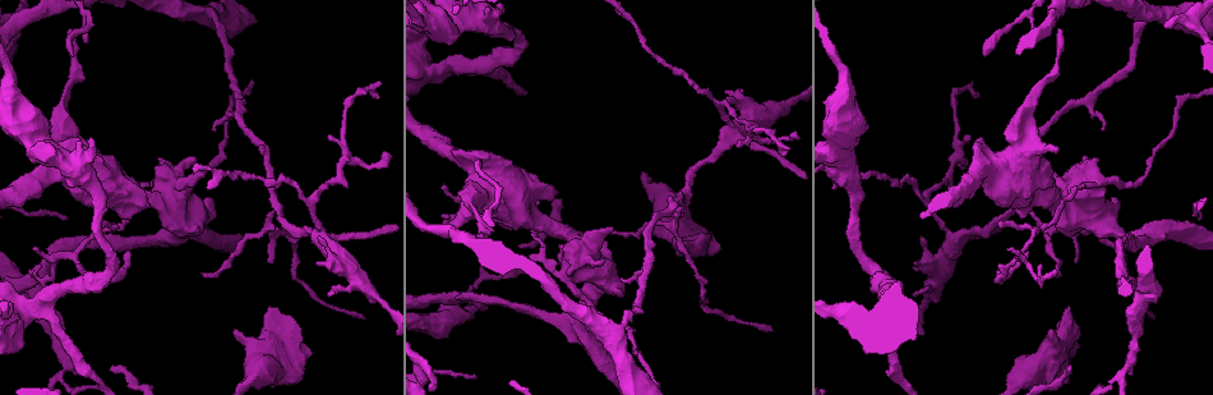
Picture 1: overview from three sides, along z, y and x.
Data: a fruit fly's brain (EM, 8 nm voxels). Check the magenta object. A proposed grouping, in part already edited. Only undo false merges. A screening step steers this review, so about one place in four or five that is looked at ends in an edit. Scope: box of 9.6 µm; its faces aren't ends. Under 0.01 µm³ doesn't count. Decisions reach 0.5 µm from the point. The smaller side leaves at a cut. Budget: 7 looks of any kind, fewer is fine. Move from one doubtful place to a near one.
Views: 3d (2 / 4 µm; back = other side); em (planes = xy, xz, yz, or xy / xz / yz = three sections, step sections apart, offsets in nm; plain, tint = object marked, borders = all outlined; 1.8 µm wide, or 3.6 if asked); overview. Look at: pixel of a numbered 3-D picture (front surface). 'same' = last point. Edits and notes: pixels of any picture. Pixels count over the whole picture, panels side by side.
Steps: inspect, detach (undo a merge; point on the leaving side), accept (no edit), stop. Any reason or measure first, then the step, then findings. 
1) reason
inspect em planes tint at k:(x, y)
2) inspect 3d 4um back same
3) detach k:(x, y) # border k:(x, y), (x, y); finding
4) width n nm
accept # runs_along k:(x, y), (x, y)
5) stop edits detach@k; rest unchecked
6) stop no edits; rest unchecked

three-way junction
inspect em planes tint at 1:(1016, 260)

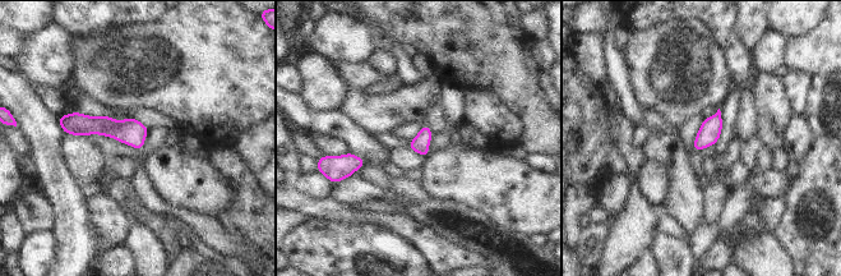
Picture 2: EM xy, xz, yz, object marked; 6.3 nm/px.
accept # continuous, no second neuron

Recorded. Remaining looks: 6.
sharp bend
inspect 3d 4um back at 1:(1089, 184)

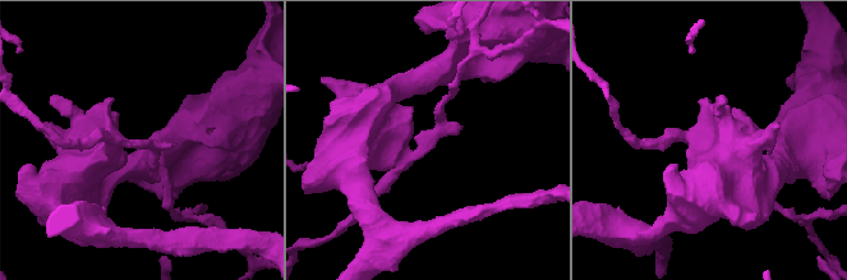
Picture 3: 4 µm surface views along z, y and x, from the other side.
shape alone is not enough
inspect em 3.6um planes plain at 3:(426, 137)

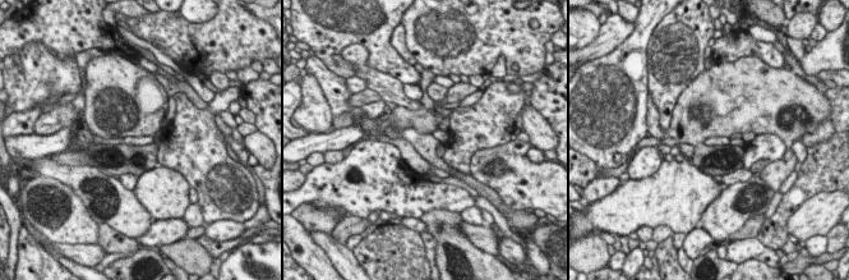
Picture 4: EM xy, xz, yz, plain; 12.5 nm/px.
inspect em 3.6um planes tint same

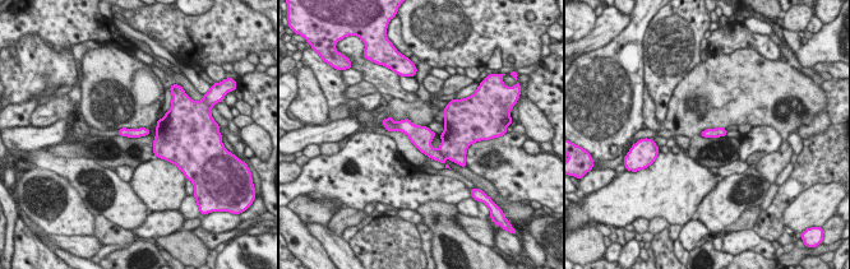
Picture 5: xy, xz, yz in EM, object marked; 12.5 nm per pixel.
accept # all the same neuron

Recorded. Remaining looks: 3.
arms part here
inspect 3d 4um at 1:(1050, 229)

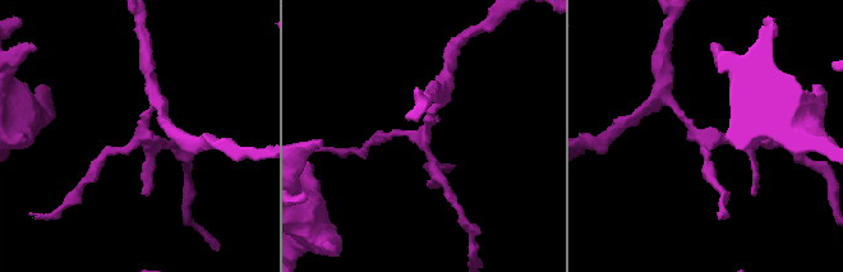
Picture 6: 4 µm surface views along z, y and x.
arms 3; need the tissue
inspect em planes tint at 6:(424, 133)

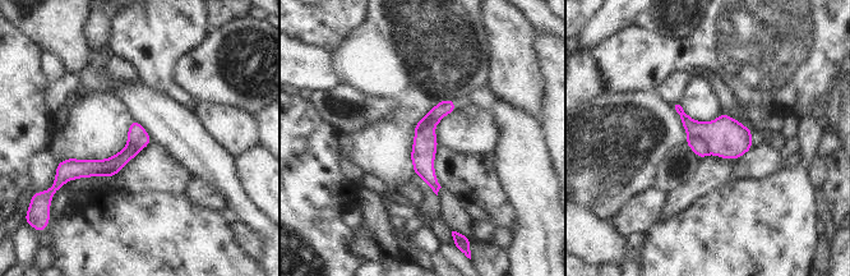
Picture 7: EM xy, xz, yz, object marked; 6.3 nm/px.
width 140 nm
detach 7:(696, 143) # part_leaving 7:(133, 151), (110, 166), (65, 164); a second neuron is stuck on

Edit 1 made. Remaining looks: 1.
stop edits detach@7; rest unchecked

